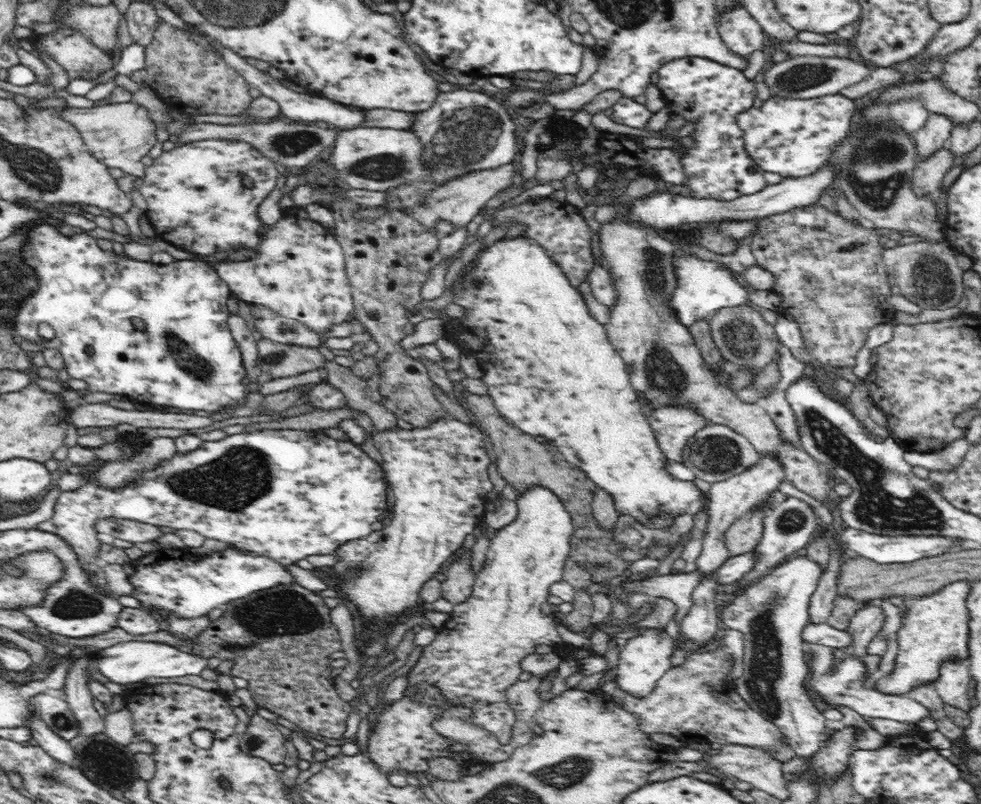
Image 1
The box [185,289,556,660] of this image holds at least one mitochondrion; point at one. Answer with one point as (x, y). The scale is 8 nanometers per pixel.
(299, 613)

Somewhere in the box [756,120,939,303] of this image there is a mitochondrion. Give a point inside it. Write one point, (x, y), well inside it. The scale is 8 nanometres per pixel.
(879, 193)

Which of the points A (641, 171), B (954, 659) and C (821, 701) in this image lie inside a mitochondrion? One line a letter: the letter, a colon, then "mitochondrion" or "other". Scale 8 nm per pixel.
A: other
B: other
C: other

